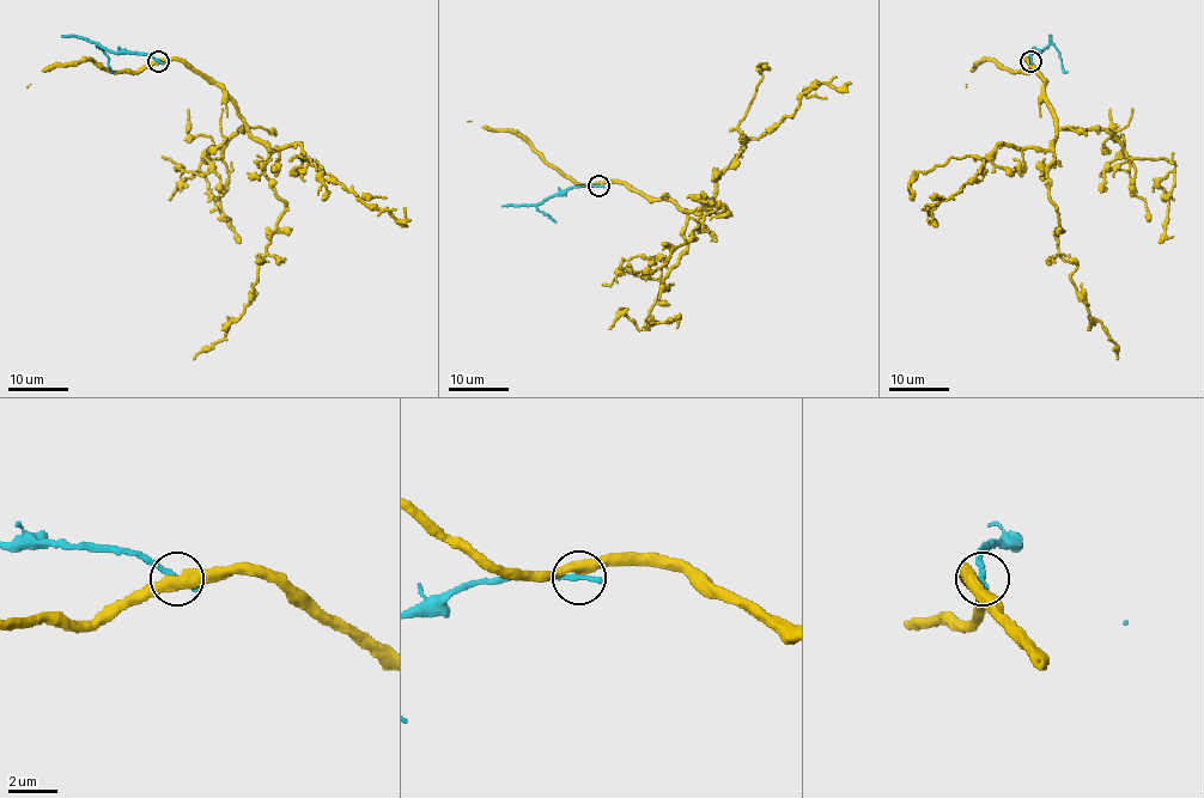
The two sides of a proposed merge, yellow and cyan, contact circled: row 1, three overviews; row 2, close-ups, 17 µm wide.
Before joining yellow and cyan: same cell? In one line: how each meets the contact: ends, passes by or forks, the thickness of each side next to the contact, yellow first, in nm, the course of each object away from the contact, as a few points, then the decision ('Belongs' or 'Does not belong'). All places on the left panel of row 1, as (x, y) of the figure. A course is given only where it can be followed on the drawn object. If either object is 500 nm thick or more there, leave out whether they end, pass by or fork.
At the ring yellow passes by. At the ring cyan ends. Thickness 460 nm (yellow) against 320 nm. Course of yellow: (158, 61), (184, 60), (232, 102), (268, 150), (263, 176), (285, 203), (253, 297), (226, 335), (193, 359). Course of cyan: (158, 61), (147, 55), (109, 50), (97, 44), (115, 72). Does not belong

